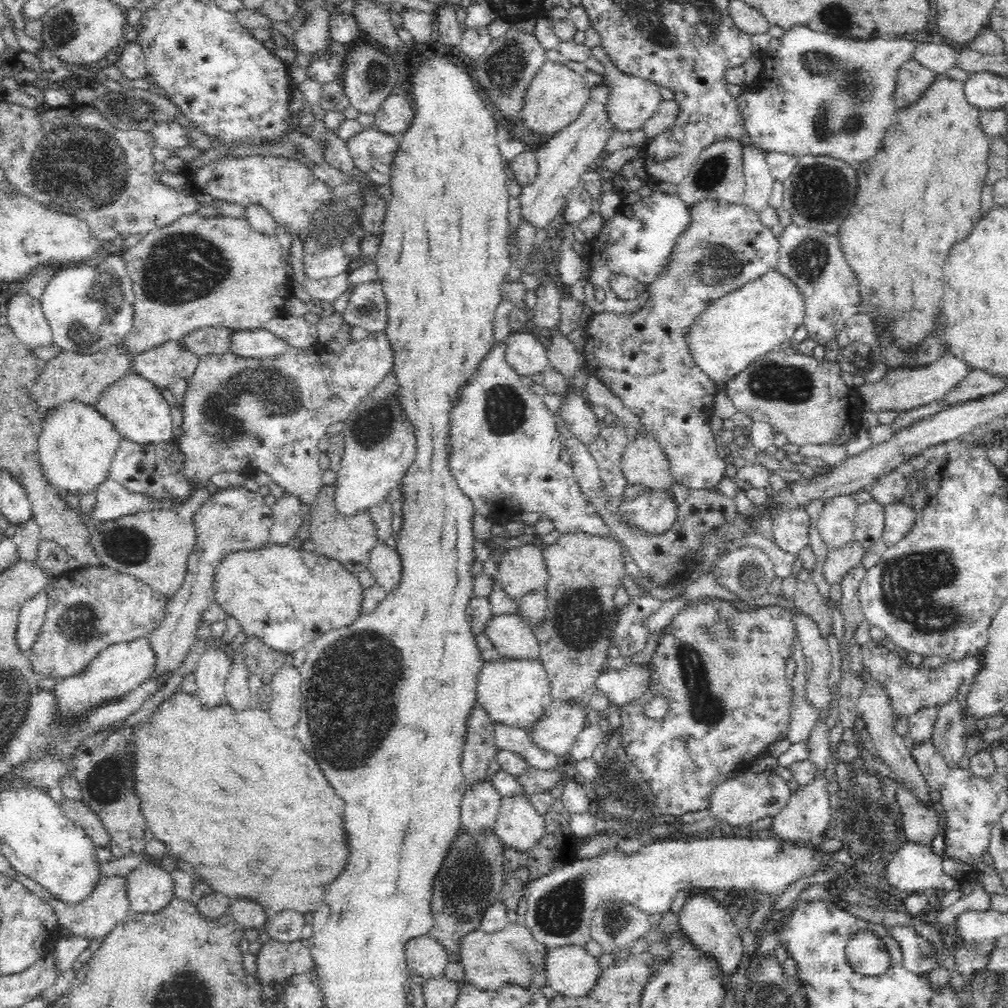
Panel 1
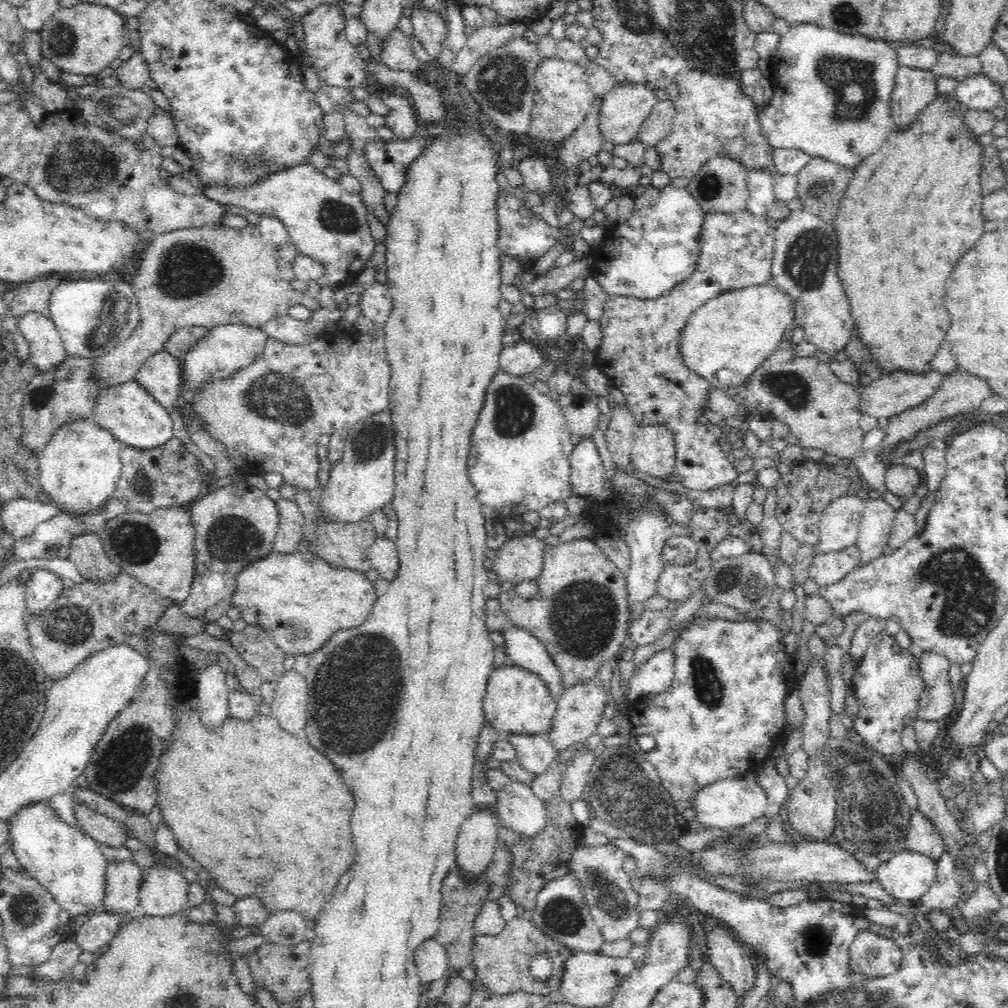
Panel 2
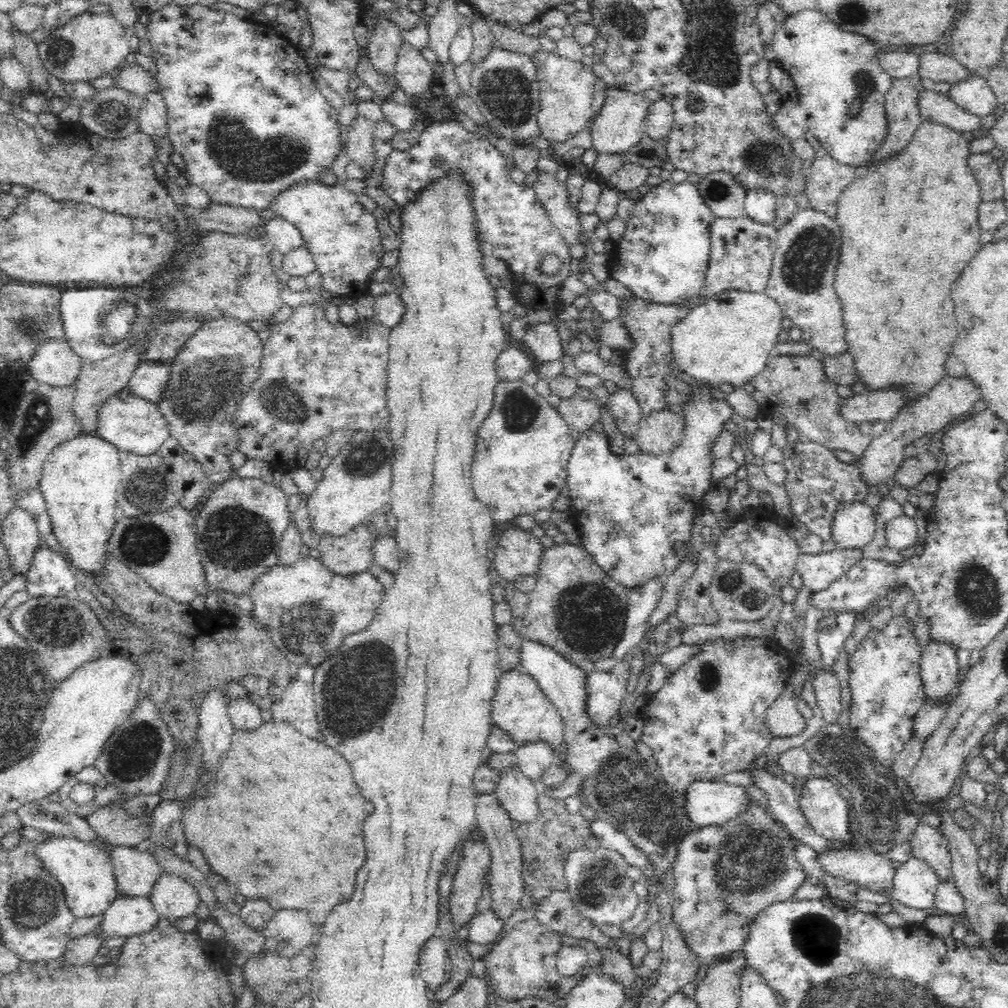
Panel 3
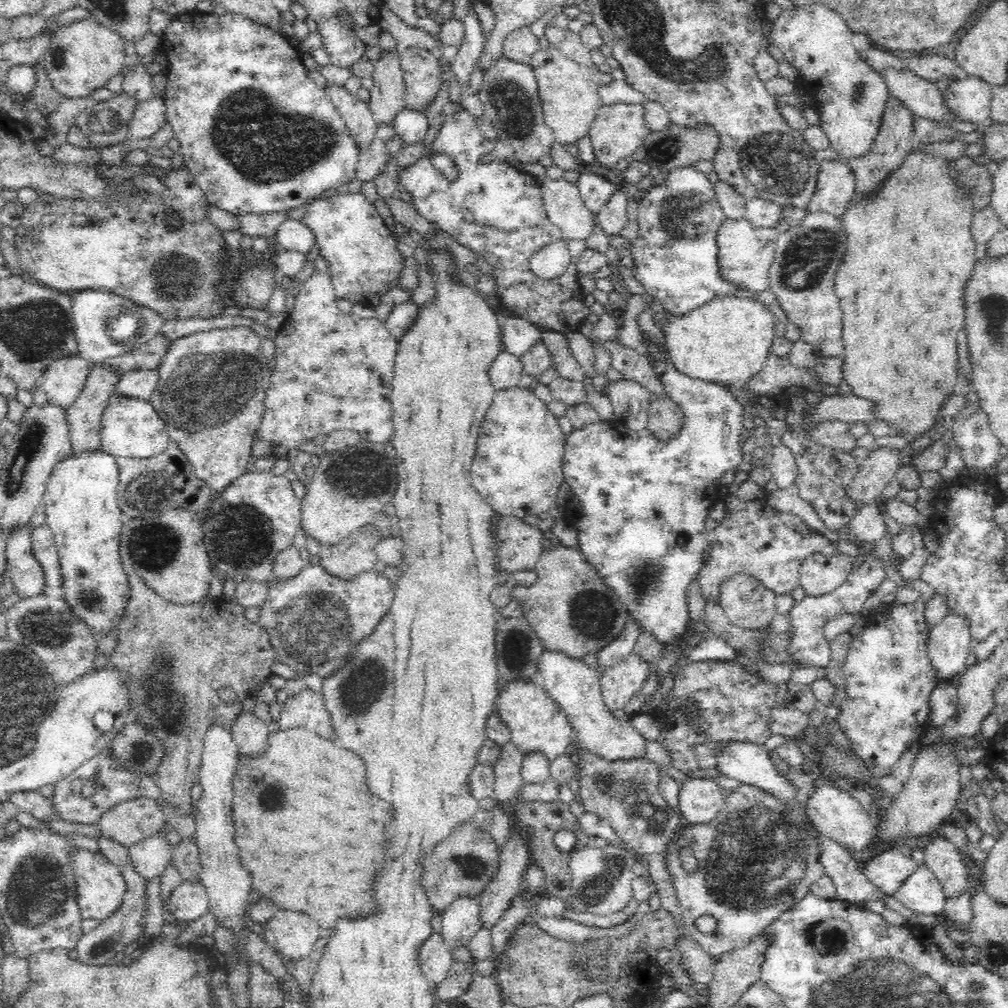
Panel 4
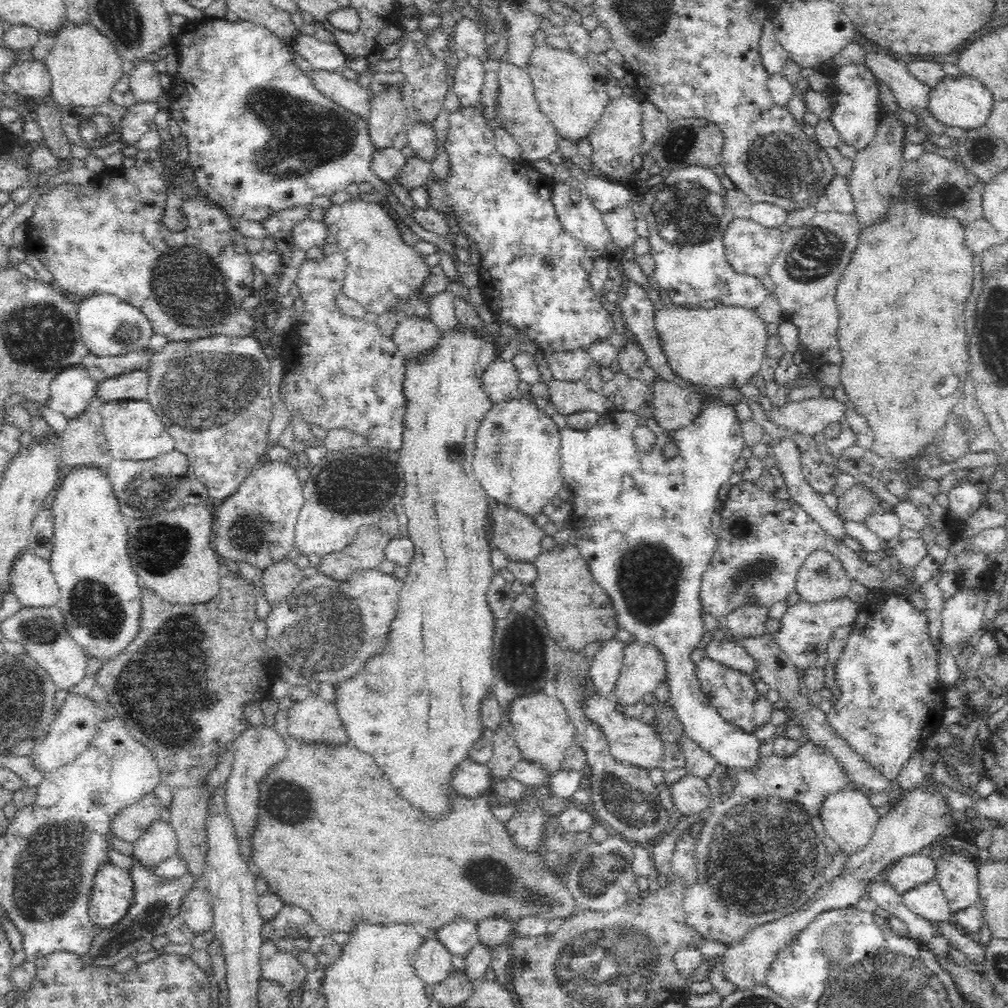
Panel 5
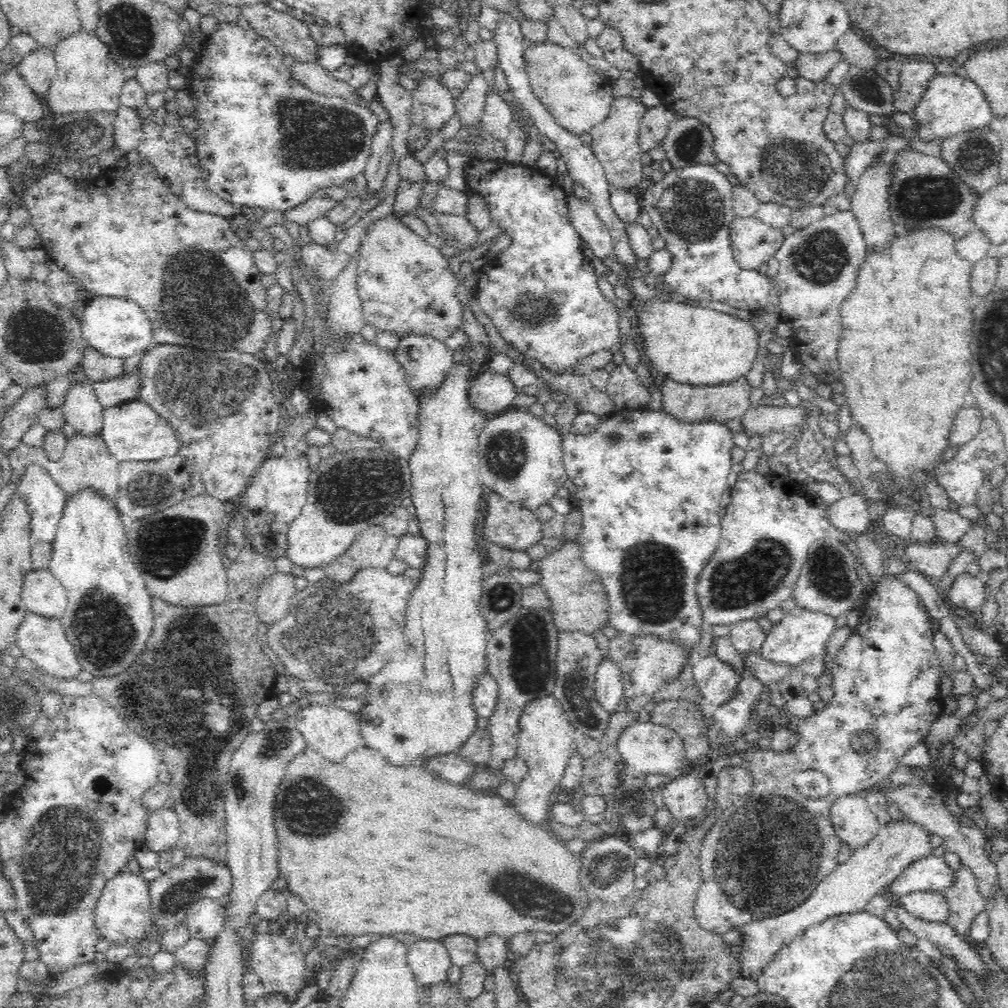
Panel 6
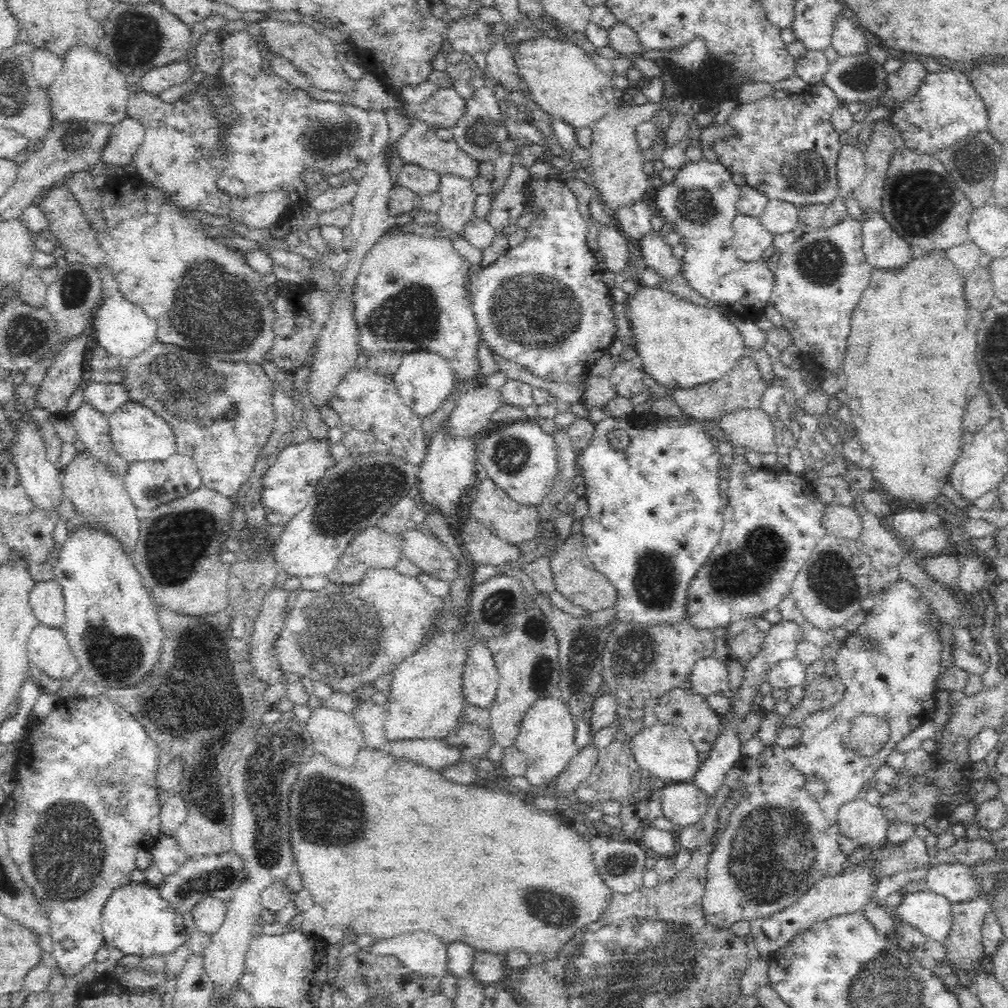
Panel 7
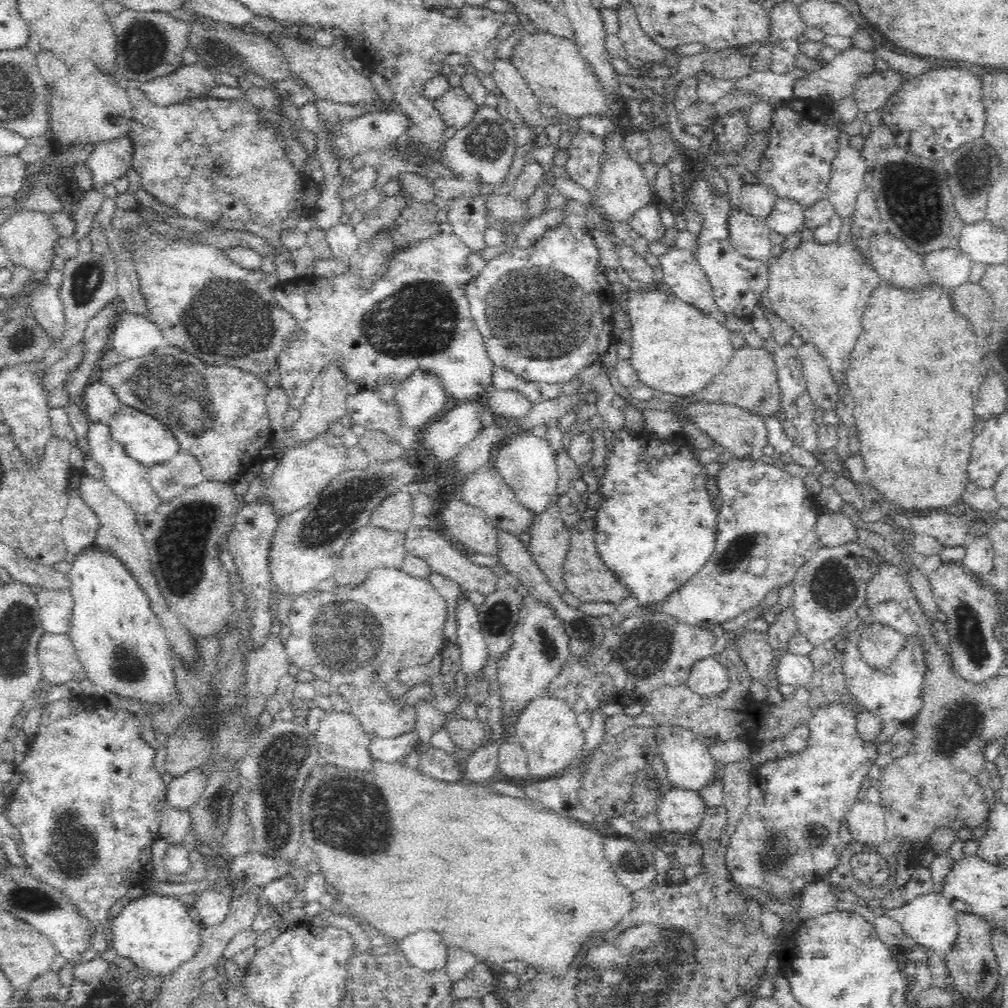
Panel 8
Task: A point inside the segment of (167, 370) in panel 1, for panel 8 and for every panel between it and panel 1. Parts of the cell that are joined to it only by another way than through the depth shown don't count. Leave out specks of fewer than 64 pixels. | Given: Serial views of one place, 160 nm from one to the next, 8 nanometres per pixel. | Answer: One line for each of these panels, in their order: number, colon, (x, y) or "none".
2: (160, 375)
3: (148, 381)
4: (140, 384)
5: (132, 385)
6: (124, 388)
7: (104, 397)
8: (99, 403)

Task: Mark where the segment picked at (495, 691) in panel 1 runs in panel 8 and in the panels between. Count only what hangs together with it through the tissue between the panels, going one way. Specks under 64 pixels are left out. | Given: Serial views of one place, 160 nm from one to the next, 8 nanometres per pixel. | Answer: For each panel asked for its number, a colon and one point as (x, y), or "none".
2: (517, 701)
3: (520, 708)
4: (537, 724)
5: (543, 732)
6: (546, 741)
7: (547, 733)
8: (547, 727)

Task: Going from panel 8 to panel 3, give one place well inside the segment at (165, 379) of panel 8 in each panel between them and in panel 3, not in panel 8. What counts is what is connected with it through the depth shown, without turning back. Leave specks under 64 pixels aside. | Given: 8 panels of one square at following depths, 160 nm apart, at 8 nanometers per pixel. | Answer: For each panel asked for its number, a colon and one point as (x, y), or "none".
3: (215, 370)
4: (211, 392)
5: (213, 395)
6: (223, 405)
7: (222, 413)

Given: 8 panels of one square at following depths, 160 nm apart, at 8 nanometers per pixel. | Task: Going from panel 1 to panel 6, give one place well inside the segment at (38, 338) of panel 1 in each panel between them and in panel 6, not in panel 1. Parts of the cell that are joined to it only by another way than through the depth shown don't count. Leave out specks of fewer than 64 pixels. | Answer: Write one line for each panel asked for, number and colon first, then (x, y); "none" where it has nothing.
2: (47, 351)
3: (56, 364)
4: (64, 381)
5: (73, 390)
6: (82, 411)

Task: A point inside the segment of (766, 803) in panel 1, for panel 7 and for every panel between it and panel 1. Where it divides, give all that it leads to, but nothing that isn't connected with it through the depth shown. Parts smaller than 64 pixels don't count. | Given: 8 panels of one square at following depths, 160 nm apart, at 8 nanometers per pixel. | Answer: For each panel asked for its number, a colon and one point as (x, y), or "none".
2: (734, 802)
3: (708, 803)
4: (700, 799)
5: (691, 795)
6: (685, 798)
7: (683, 804)

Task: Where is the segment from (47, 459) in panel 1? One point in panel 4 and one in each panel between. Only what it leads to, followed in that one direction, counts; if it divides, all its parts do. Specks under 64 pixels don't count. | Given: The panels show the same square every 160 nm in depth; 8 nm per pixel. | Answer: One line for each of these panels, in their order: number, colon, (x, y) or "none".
2: (79, 469)
3: (80, 479)
4: (81, 506)

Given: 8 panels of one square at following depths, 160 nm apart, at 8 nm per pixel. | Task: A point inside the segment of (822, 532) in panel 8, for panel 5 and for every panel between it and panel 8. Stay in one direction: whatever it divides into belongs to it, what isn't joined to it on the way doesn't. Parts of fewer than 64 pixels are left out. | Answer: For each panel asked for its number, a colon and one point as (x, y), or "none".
5: (858, 502)
6: (852, 514)
7: (840, 521)

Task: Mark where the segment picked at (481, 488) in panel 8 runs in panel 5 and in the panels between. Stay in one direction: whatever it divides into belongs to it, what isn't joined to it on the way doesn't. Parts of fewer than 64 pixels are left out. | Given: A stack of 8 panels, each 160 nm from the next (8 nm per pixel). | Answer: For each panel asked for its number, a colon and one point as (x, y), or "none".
5: (514, 533)
6: (509, 524)
7: (516, 523)

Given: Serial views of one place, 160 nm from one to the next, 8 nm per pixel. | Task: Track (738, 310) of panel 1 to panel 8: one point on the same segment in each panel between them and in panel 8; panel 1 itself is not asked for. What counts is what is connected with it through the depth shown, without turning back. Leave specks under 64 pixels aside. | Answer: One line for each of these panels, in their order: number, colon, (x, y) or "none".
2: (725, 341)
3: (725, 341)
4: (726, 341)
5: (724, 346)
6: (692, 345)
7: (681, 345)
8: (676, 348)

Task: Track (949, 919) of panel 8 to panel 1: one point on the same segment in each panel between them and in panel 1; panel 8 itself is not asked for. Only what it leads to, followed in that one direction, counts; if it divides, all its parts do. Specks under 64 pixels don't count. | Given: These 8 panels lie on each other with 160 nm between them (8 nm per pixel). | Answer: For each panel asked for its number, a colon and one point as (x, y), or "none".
1: (914, 868)
2: (908, 875)
3: (915, 885)
4: (923, 893)
5: (929, 901)
6: (929, 906)
7: (931, 913)

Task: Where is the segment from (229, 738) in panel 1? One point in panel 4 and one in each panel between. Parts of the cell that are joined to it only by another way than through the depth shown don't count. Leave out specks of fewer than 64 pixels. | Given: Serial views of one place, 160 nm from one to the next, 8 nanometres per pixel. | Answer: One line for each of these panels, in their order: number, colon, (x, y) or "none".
2: (265, 814)
3: (301, 834)
4: (312, 833)

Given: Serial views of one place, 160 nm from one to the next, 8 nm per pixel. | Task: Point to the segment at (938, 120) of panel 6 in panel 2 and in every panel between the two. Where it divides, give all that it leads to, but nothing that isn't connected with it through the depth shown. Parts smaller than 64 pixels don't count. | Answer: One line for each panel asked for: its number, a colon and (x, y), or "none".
2: (977, 92)
3: (974, 95)
4: (968, 100)
5: (962, 101)

